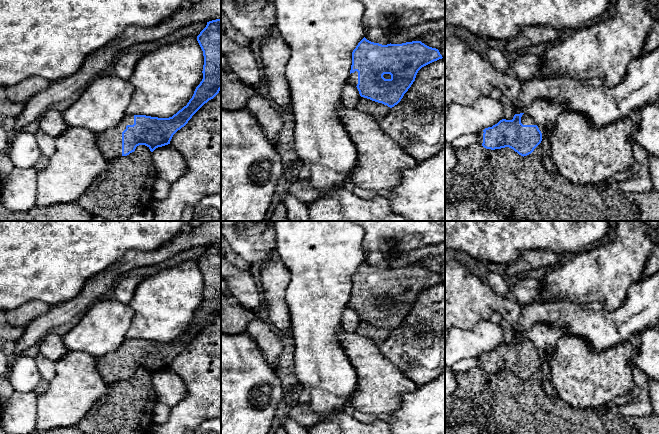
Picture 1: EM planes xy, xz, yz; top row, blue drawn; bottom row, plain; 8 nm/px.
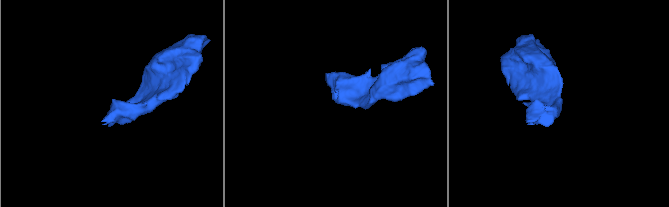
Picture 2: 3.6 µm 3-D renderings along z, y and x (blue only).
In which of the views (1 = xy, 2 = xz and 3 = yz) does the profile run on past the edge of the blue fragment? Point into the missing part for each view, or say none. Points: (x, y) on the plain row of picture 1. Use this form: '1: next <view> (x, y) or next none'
1: next xy (109, 366)
2: next xz (353, 301)
3: next yz (525, 343)

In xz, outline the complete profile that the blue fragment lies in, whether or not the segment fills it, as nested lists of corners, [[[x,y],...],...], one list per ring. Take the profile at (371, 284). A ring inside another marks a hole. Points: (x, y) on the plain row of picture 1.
[[[364,261],[352,276],[347,308],[355,309],[361,321],[392,332],[411,311],[418,295],[442,282],[438,273],[421,265],[382,269]]]

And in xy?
[[[221,242],[207,246],[206,251],[197,260],[197,265],[204,280],[203,303],[196,311],[187,329],[169,342],[126,339],[120,349],[98,358],[98,371],[108,386],[129,379],[139,369],[145,369],[153,376],[158,371],[170,368],[173,359],[184,351],[205,327],[219,317],[221,314]]]

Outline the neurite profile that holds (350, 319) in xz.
[[[347,308],[342,313],[342,329],[348,333],[356,333],[361,320],[355,309]]]

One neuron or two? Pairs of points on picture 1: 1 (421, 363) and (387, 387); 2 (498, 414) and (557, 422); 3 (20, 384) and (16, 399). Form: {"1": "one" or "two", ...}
{"1": "two", "2": "one", "3": "two"}

